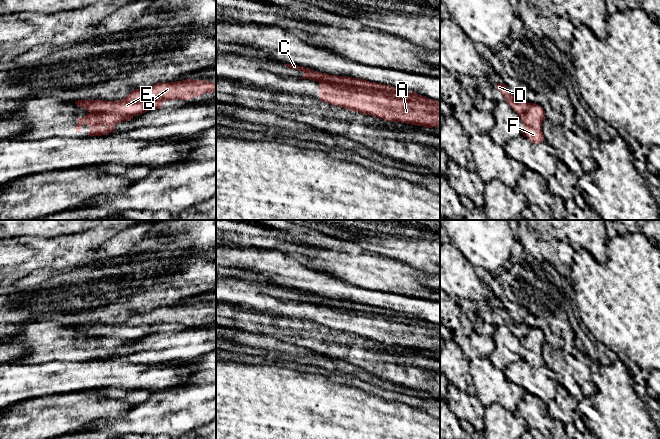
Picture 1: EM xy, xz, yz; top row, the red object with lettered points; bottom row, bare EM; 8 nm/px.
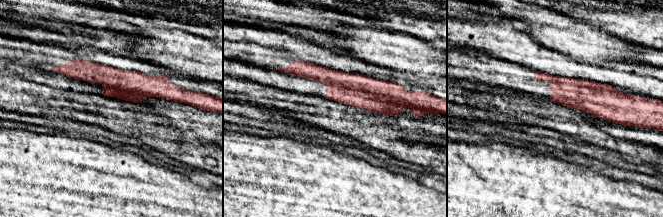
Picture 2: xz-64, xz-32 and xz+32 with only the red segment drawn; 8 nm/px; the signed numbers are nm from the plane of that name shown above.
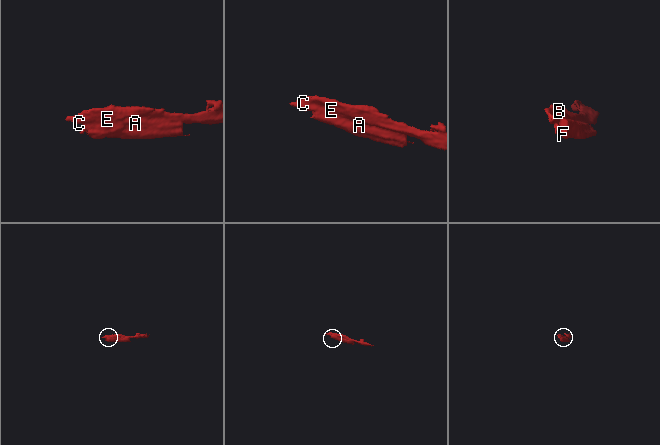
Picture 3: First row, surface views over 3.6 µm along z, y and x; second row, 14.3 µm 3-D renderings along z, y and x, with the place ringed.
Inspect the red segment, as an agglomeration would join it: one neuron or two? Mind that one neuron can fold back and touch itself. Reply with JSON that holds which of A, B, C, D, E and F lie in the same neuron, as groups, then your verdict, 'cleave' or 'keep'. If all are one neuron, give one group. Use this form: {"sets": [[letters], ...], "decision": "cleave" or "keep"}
{"sets": [["A", "F"], ["B", "C", "D", "E"]], "decision": "cleave"}

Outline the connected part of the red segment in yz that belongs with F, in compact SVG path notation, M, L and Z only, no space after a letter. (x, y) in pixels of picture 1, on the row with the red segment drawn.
M529 103L527 112L519 115L519 117L524 125L522 134L531 143L539 144L545 141L541 126L546 117L545 111L540 105Z

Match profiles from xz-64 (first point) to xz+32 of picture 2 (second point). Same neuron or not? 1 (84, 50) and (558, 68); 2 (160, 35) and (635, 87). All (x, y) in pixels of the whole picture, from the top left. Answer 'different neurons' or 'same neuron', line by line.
1: same neuron
2: different neurons

